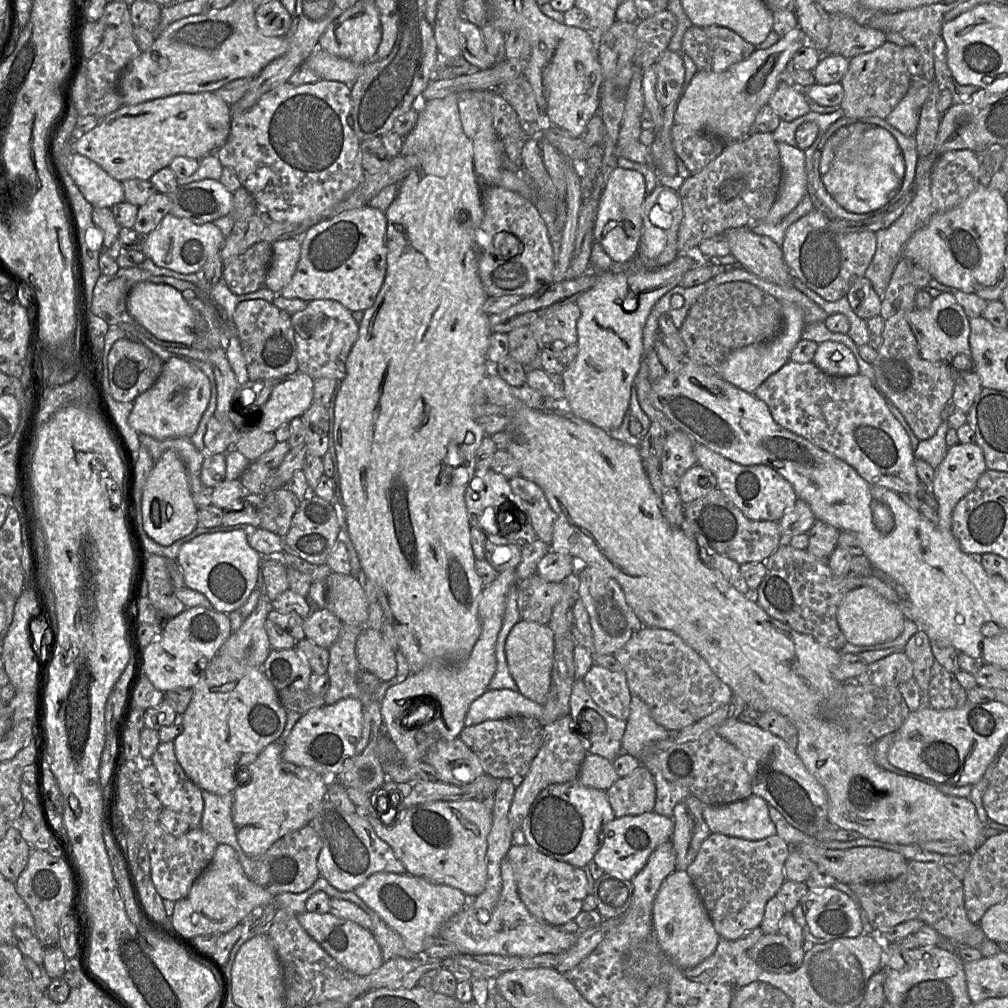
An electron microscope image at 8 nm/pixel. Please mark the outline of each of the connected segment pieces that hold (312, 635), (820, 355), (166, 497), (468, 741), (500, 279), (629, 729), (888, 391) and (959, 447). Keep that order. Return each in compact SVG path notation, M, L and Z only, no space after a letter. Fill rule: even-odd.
M310 601L310 614L304 619L305 638L329 649L337 640L342 622L327 608L316 608Z
M824 341L818 345L813 363L830 376L852 376L859 374L857 359L845 345Z
M173 450L165 451L154 463L142 493L142 525L148 537L161 546L169 546L194 531L198 527L198 508L192 495L182 460Z
M511 716L464 727L459 737L479 758L485 773L497 779L516 780L523 779L530 770L541 746L543 727L536 718Z
M487 186L481 193L484 217L475 231L474 246L478 274L487 297L505 295L533 296L553 282L553 247L546 223L530 199L499 186ZM506 232L515 235L522 245L521 253L513 258L495 254L494 237Z
M631 695L630 714L622 737L622 750L640 761L640 755L649 744L665 740L672 733L657 724L648 706L636 695Z
M902 258L882 297L879 316L884 320L884 328L873 367L877 384L901 412L917 439L924 441L931 438L942 423L942 411L953 394L955 372L947 363L930 362L920 356L917 339L908 322L908 314L916 307L918 291L912 282L913 268L911 260Z
M957 444L949 447L946 456L934 470L933 495L938 503L938 524L941 531L951 531L952 512L956 504L976 486L980 476L987 470L981 448L975 444Z

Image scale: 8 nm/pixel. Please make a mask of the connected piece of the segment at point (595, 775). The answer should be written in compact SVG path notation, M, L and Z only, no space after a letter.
M587 754L578 774L578 780L584 786L603 791L607 791L618 779L613 762L596 754Z

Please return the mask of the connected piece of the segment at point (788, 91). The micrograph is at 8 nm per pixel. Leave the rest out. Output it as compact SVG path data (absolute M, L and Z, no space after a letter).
M796 85L794 88L777 87L768 101L768 106L775 111L781 120L787 122L791 122L811 111L804 94L799 91Z

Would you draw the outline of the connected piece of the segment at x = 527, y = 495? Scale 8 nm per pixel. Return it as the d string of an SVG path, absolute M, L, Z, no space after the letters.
M521 475L509 479L509 484L512 492L521 499L538 538L550 545L556 513L551 509L542 488Z

